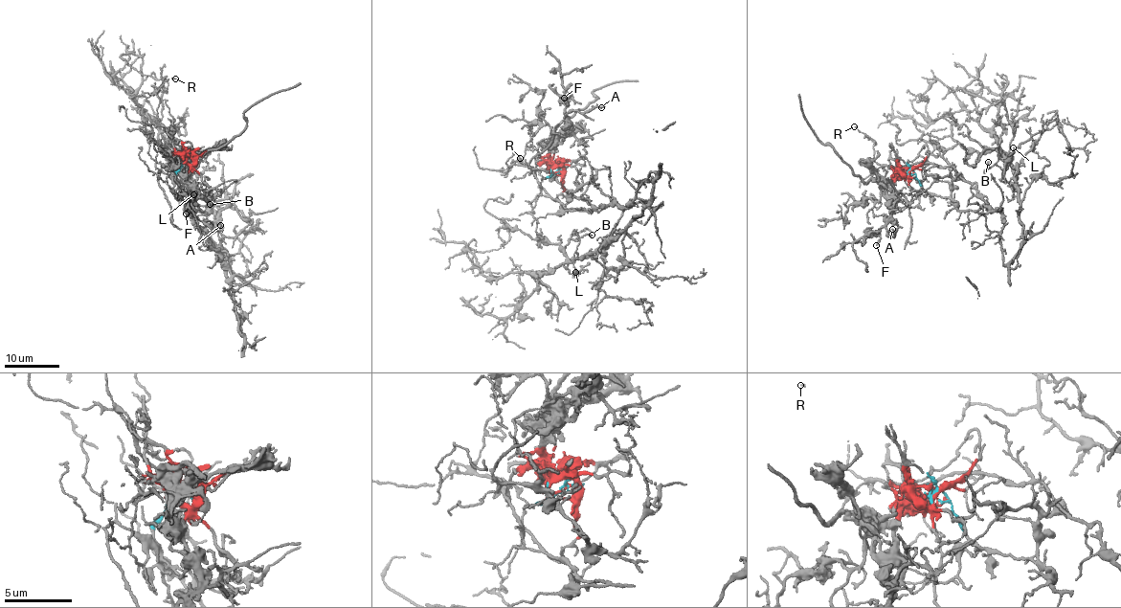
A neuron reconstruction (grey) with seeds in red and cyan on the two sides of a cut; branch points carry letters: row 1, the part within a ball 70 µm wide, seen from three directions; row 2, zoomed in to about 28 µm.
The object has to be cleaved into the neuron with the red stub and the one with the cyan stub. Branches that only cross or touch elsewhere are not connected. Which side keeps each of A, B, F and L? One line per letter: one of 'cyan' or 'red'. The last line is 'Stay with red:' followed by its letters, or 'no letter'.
A: red
B: cyan
F: red
L: cyan
Stay with red: A, F

